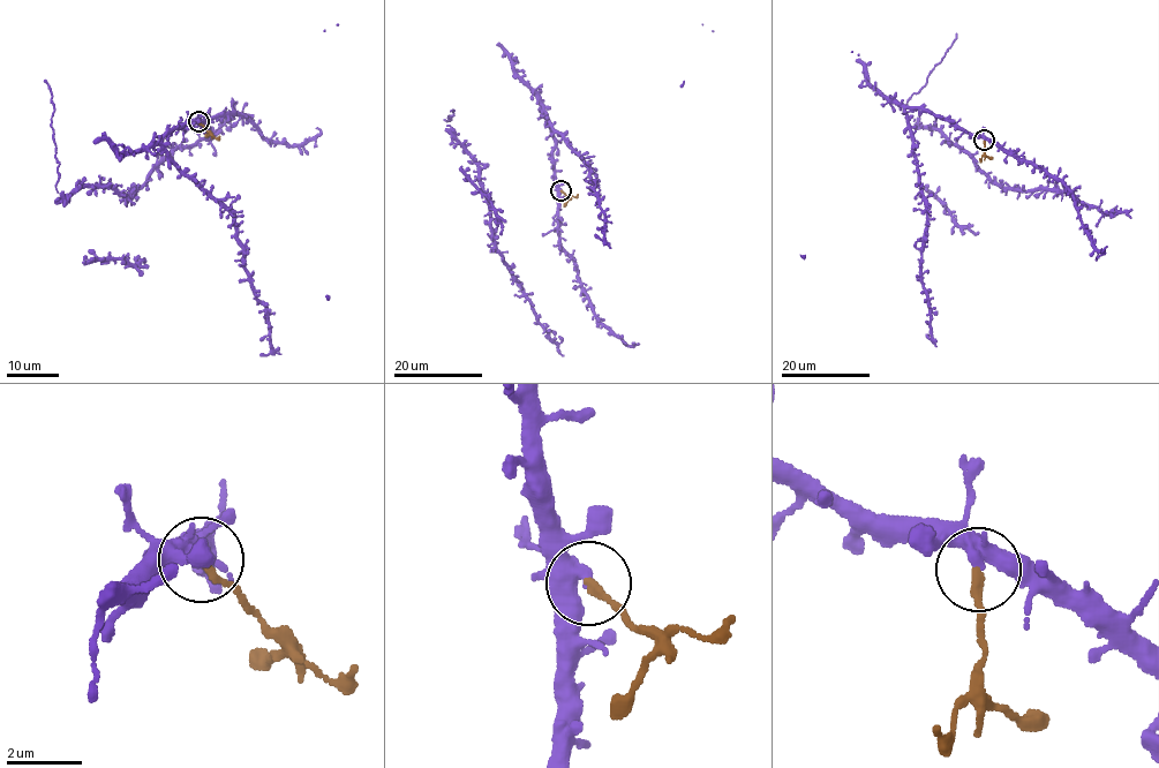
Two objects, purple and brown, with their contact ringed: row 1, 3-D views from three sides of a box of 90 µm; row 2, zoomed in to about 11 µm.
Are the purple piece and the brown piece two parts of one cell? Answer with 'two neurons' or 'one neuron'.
two neurons

